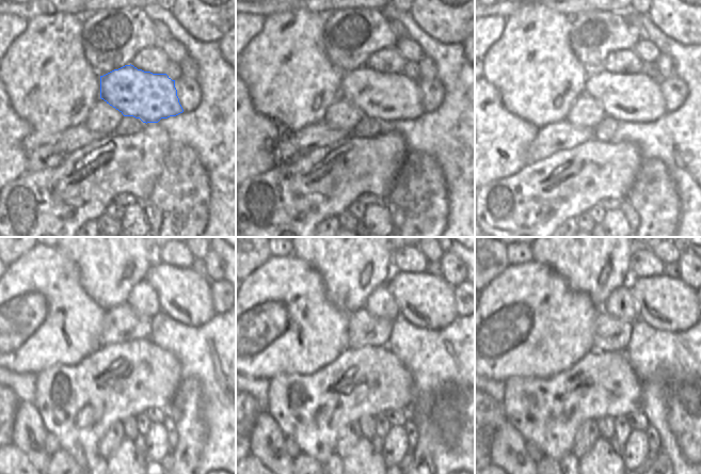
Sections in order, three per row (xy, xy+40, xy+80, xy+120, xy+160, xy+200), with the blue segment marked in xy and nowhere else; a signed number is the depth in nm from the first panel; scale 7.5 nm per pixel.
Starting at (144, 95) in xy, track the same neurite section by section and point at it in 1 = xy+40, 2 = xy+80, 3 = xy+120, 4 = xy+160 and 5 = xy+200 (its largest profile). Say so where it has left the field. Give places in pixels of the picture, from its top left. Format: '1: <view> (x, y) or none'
1: xy+40 (383, 96)
2: xy+80 (635, 97)
3: xy+120 (188, 301)
4: xy+160 (427, 301)
5: xy+200 (666, 303)

